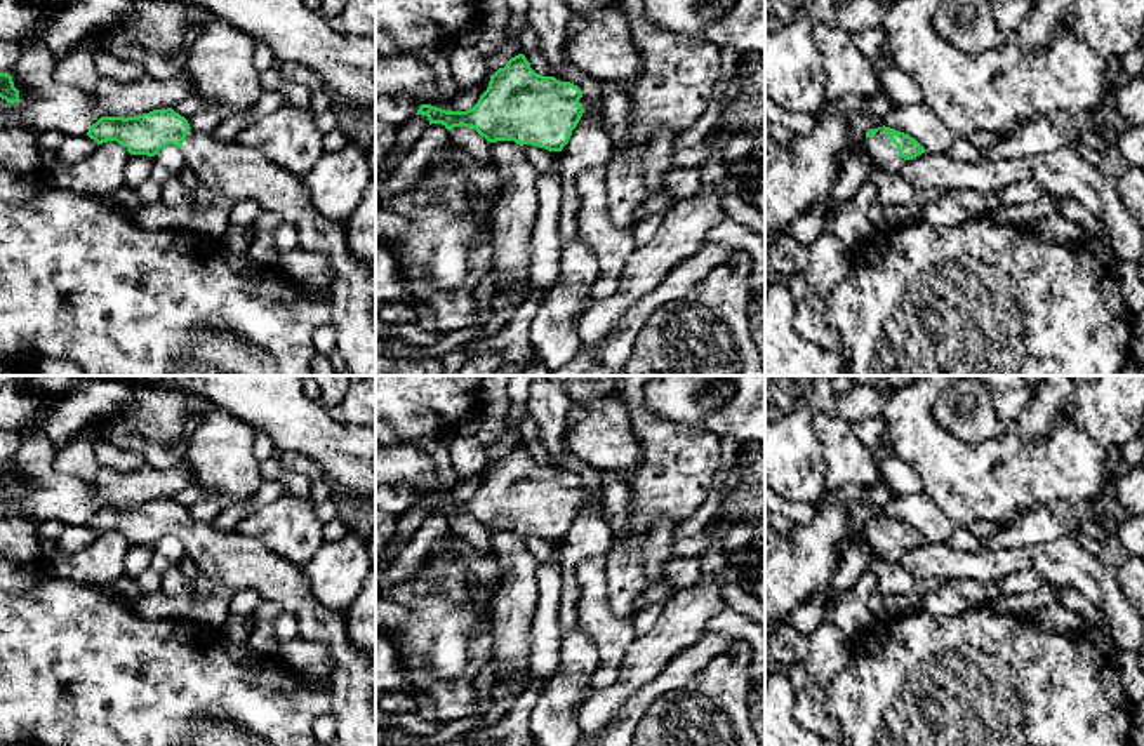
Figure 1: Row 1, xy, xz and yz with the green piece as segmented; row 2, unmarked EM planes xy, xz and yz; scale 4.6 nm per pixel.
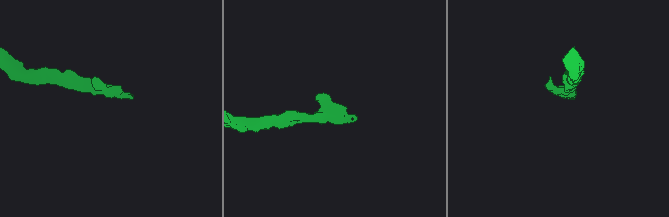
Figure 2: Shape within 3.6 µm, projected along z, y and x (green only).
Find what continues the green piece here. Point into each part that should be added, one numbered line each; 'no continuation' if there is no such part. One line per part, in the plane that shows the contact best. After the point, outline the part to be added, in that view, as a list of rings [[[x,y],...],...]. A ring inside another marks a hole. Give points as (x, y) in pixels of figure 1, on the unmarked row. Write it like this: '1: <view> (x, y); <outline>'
1: yz (884, 543); [[[880,518],[875,525],[864,527],[862,532],[875,558],[899,563],[899,558],[906,550],[899,546],[897,536],[885,525],[883,518]]]

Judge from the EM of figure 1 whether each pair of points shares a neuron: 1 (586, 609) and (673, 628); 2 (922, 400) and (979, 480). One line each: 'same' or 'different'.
1: different
2: same

